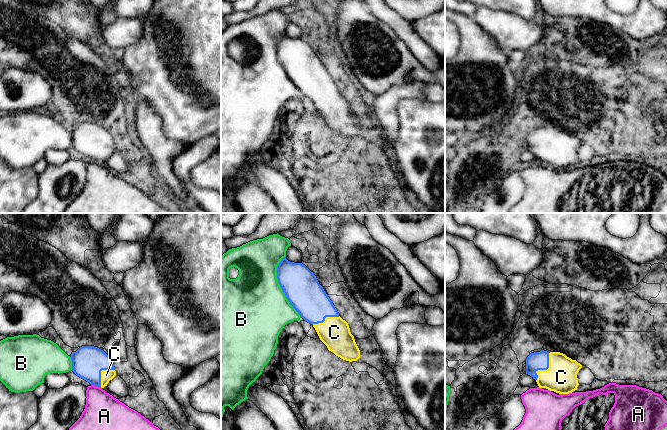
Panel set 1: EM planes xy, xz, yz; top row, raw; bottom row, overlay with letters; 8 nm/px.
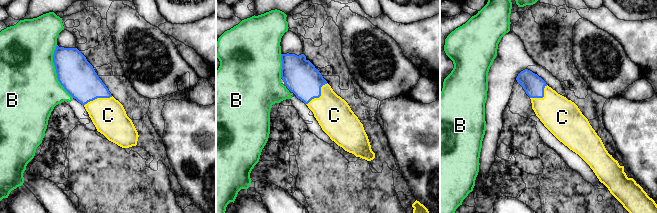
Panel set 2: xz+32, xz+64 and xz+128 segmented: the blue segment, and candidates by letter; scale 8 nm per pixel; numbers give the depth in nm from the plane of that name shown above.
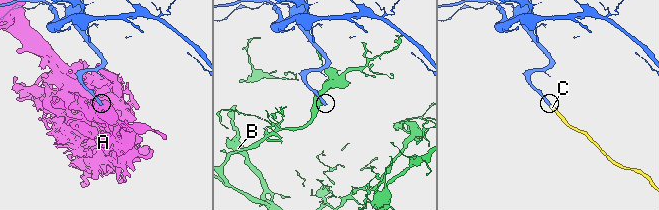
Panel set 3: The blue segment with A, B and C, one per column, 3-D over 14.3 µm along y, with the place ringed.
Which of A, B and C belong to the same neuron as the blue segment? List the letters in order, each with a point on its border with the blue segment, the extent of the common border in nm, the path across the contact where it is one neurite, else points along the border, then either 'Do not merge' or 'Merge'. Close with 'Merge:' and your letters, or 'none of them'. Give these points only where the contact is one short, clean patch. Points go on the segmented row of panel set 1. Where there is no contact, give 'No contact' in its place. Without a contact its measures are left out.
A: Touches blue at xy (96, 385). Shared border 90 nm. Boundary: xy (91, 384), (100, 388). Do not merge
B: Touches blue at xz (280, 286). Shared border 500 nm. Do not merge
C: Touches blue at yz (545, 369). Shared border 260 nm. Path across: yz (535, 361), (545, 369), (553, 370), (561, 377). Merge
Merge: C

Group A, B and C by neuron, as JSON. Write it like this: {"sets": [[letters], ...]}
{"sets": [["A"], ["B"], ["C"]]}

